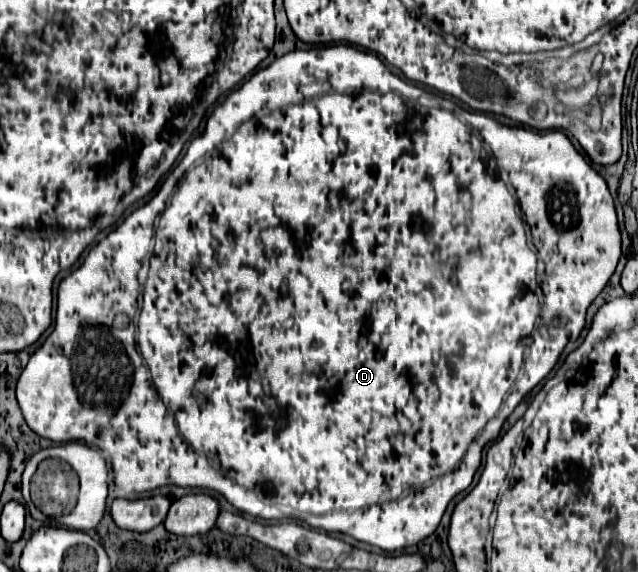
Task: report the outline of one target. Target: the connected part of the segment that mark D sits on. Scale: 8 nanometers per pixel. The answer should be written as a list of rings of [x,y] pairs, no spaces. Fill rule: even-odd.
[[[334,44],[334,46],[322,46],[322,48],[310,48],[310,50],[292,50],[292,52],[288,52],[288,54],[284,54],[284,56],[282,56],[282,58],[276,58],[276,60],[274,60],[274,62],[272,62],[272,64],[270,64],[270,66],[266,66],[266,68],[262,68],[262,70],[258,70],[258,72],[256,72],[256,74],[254,74],[254,76],[252,76],[252,78],[250,78],[250,80],[248,80],[248,82],[244,82],[244,84],[242,84],[242,86],[240,86],[240,88],[238,88],[238,90],[234,90],[234,92],[232,92],[232,94],[228,94],[228,96],[226,96],[226,100],[224,100],[224,102],[222,102],[222,104],[220,104],[220,106],[216,106],[216,110],[214,110],[214,112],[212,112],[212,116],[210,116],[210,118],[208,118],[208,122],[206,122],[206,128],[204,128],[204,132],[202,132],[202,134],[200,134],[200,136],[196,136],[196,138],[194,138],[194,140],[192,140],[192,144],[190,144],[190,146],[188,146],[188,152],[186,152],[186,154],[184,154],[184,158],[182,158],[182,162],[180,162],[180,164],[178,164],[178,166],[176,166],[176,168],[174,168],[174,170],[172,170],[172,172],[170,172],[170,176],[168,176],[168,178],[166,178],[166,180],[164,180],[164,182],[162,182],[162,186],[160,186],[160,188],[158,188],[158,192],[156,192],[156,193],[155,193],[155,194],[154,194],[154,198],[152,198],[152,200],[150,200],[150,202],[148,202],[148,203],[146,203],[146,204],[145,204],[145,205],[144,205],[144,206],[142,206],[142,208],[136,208],[136,210],[134,210],[134,212],[132,212],[132,214],[130,214],[130,216],[128,216],[128,218],[126,218],[126,220],[124,220],[124,222],[122,222],[122,224],[120,224],[120,226],[118,226],[118,228],[116,228],[116,230],[114,230],[114,232],[110,232],[110,234],[108,234],[108,236],[106,236],[106,238],[104,238],[104,240],[100,240],[100,242],[98,242],[98,244],[96,244],[96,246],[94,246],[94,248],[92,248],[92,250],[90,250],[90,252],[88,252],[88,256],[86,256],[86,260],[84,260],[84,262],[82,262],[82,264],[80,264],[80,268],[76,268],[76,270],[74,270],[74,272],[72,272],[72,274],[68,274],[68,276],[66,276],[66,278],[64,278],[64,280],[62,280],[62,282],[60,282],[60,284],[58,284],[58,306],[56,306],[56,324],[54,324],[54,330],[52,330],[52,332],[50,332],[50,336],[48,336],[48,338],[46,338],[46,342],[44,342],[44,344],[42,344],[42,346],[40,346],[40,348],[38,348],[38,350],[36,350],[36,352],[34,352],[34,354],[32,354],[32,358],[30,358],[30,362],[28,362],[28,366],[26,366],[26,368],[24,368],[24,372],[22,372],[22,374],[20,374],[20,378],[18,378],[18,386],[16,386],[16,396],[18,396],[18,404],[20,404],[20,406],[22,406],[22,414],[24,414],[24,418],[26,418],[26,424],[28,424],[28,426],[30,426],[30,428],[32,428],[32,430],[34,430],[34,432],[36,432],[36,434],[38,434],[38,436],[42,436],[42,438],[48,438],[48,440],[52,440],[52,442],[68,442],[68,440],[80,440],[80,442],[84,442],[84,444],[96,444],[96,446],[98,446],[98,448],[100,448],[100,450],[102,450],[102,452],[104,452],[104,454],[108,454],[108,456],[110,456],[110,464],[112,464],[112,470],[114,470],[114,482],[116,482],[116,486],[118,486],[118,488],[120,488],[120,492],[122,492],[122,494],[124,494],[124,496],[126,496],[126,498],[136,498],[136,496],[138,496],[138,494],[144,494],[144,492],[150,492],[150,490],[154,490],[154,488],[158,488],[158,486],[164,486],[164,484],[176,484],[176,486],[188,486],[188,488],[208,488],[208,490],[216,490],[216,492],[218,492],[218,494],[222,494],[222,496],[224,496],[224,498],[226,498],[226,500],[228,500],[228,502],[230,502],[230,504],[232,504],[232,506],[234,506],[234,508],[238,508],[238,510],[240,510],[240,512],[246,512],[246,514],[250,514],[250,516],[256,516],[256,518],[264,518],[264,520],[282,520],[282,518],[296,518],[296,520],[300,520],[300,522],[304,522],[304,524],[308,524],[308,526],[312,526],[312,528],[318,528],[318,530],[324,530],[324,532],[340,532],[340,534],[348,534],[348,536],[352,536],[352,538],[356,538],[356,540],[360,540],[360,542],[366,542],[366,544],[372,544],[372,546],[378,546],[378,548],[382,548],[382,550],[388,550],[388,552],[394,552],[394,550],[402,550],[402,548],[406,548],[406,546],[414,546],[414,544],[418,544],[418,542],[420,542],[420,540],[424,540],[424,538],[428,538],[428,536],[430,536],[430,534],[432,534],[432,532],[434,532],[434,530],[436,530],[436,528],[438,528],[438,524],[440,524],[440,520],[442,520],[442,514],[444,514],[444,510],[446,510],[446,506],[448,506],[448,502],[450,502],[450,500],[452,500],[452,498],[454,498],[454,496],[456,496],[456,494],[460,494],[460,492],[464,492],[464,490],[466,490],[466,488],[468,488],[468,486],[470,486],[470,484],[472,484],[472,478],[474,478],[474,474],[476,474],[476,470],[478,470],[478,466],[480,466],[480,465],[481,465],[481,457],[482,457],[482,451],[483,451],[483,448],[484,448],[484,447],[485,447],[485,446],[486,446],[486,445],[487,445],[487,444],[488,444],[488,443],[489,443],[489,442],[490,442],[490,441],[493,441],[493,440],[492,440],[492,439],[495,439],[495,438],[497,438],[497,437],[498,437],[498,436],[499,436],[499,432],[500,432],[500,431],[501,431],[501,429],[502,429],[502,427],[503,427],[503,424],[504,424],[504,423],[505,423],[505,421],[506,421],[506,419],[507,419],[507,418],[508,418],[508,416],[510,416],[510,414],[512,414],[512,410],[514,410],[514,408],[516,408],[516,406],[518,406],[518,404],[520,404],[520,400],[522,400],[522,398],[524,398],[524,396],[526,396],[526,394],[528,394],[528,392],[530,392],[530,390],[532,390],[532,388],[534,388],[534,387],[535,387],[535,386],[536,386],[536,385],[537,385],[537,384],[538,384],[538,382],[540,382],[540,380],[544,380],[544,378],[546,378],[546,376],[548,376],[548,374],[550,374],[550,372],[552,372],[552,368],[554,368],[554,366],[556,366],[556,362],[558,362],[558,358],[560,358],[560,354],[562,354],[562,352],[563,352],[563,350],[564,350],[564,346],[566,346],[566,344],[568,344],[568,342],[570,342],[570,340],[576,340],[576,338],[578,338],[578,336],[580,336],[580,332],[582,332],[582,328],[584,328],[584,324],[586,324],[586,310],[588,310],[588,306],[590,306],[590,304],[592,304],[592,302],[594,302],[594,298],[596,298],[596,296],[598,296],[598,294],[600,294],[600,292],[602,292],[602,290],[604,290],[604,286],[606,286],[606,284],[608,284],[608,280],[610,280],[610,276],[612,276],[612,274],[614,274],[614,270],[616,270],[616,264],[618,264],[618,260],[620,260],[620,256],[622,256],[622,250],[620,250],[620,230],[618,230],[618,220],[616,220],[616,210],[614,210],[614,200],[612,200],[612,194],[610,194],[610,192],[608,192],[608,186],[606,186],[606,182],[604,182],[604,178],[602,178],[602,176],[600,176],[600,174],[598,174],[598,172],[596,172],[596,170],[594,170],[594,168],[592,168],[592,166],[590,166],[590,164],[588,164],[588,162],[586,162],[586,160],[584,160],[584,156],[582,156],[582,154],[580,154],[580,152],[578,152],[578,150],[576,150],[576,148],[574,148],[574,146],[572,146],[572,142],[570,142],[570,140],[568,140],[568,138],[566,138],[566,134],[562,134],[562,132],[534,132],[534,130],[528,130],[528,128],[522,128],[522,126],[518,126],[518,128],[516,128],[516,126],[502,126],[502,124],[498,124],[498,122],[496,122],[496,120],[492,120],[492,118],[488,118],[488,116],[484,116],[484,114],[478,114],[478,112],[474,112],[474,130],[478,130],[478,136],[474,136],[474,134],[472,134],[472,130],[470,130],[470,126],[466,126],[466,124],[464,124],[464,122],[460,122],[460,120],[458,120],[458,116],[456,116],[456,114],[454,114],[454,112],[450,112],[450,110],[444,110],[444,108],[424,108],[424,106],[414,106],[414,104],[412,104],[412,102],[408,102],[408,98],[412,98],[412,96],[414,96],[414,94],[416,94],[416,88],[412,88],[412,84],[410,84],[410,82],[406,82],[406,80],[402,80],[402,78],[400,78],[400,76],[396,76],[396,74],[392,74],[392,72],[390,72],[390,70],[388,70],[388,68],[386,68],[386,66],[384,66],[384,62],[382,62],[382,60],[380,60],[380,58],[378,58],[378,56],[376,56],[376,54],[372,54],[372,52],[364,52],[364,50],[358,50],[358,48],[354,48],[354,46],[348,46],[348,44]],[[482,142],[486,142],[486,144],[488,144],[488,148],[484,148],[484,158],[482,158]],[[498,170],[502,170],[502,172],[506,172],[506,174],[508,174],[508,182],[510,182],[510,186],[512,186],[512,188],[516,188],[516,190],[518,190],[518,196],[516,196],[516,198],[518,198],[518,204],[520,204],[520,212],[522,212],[522,222],[524,222],[524,226],[530,226],[530,236],[532,236],[532,246],[534,246],[534,250],[536,250],[536,252],[540,252],[540,258],[542,258],[542,262],[544,262],[544,268],[545,268],[545,274],[546,274],[546,278],[544,278],[544,280],[542,280],[542,284],[540,284],[540,286],[542,286],[542,292],[543,292],[543,295],[544,295],[544,298],[543,298],[543,302],[542,302],[542,310],[540,310],[540,304],[538,304],[538,298],[536,298],[536,294],[534,294],[534,290],[536,290],[536,260],[534,260],[534,252],[532,252],[532,250],[530,250],[530,246],[528,246],[528,242],[526,242],[526,234],[524,234],[524,228],[520,228],[520,216],[518,216],[518,214],[516,214],[516,198],[515,198],[515,196],[514,196],[514,195],[513,195],[513,194],[512,194],[512,193],[511,193],[511,192],[510,192],[510,191],[509,191],[509,190],[508,190],[508,188],[507,188],[507,186],[506,186],[506,184],[504,184],[504,182],[502,182],[502,178],[500,178],[500,174],[498,174]],[[152,240],[154,240],[154,254],[152,254],[152,256],[150,256],[150,270],[148,270],[148,278],[146,278],[146,284],[144,284],[144,294],[142,294],[142,296],[144,296],[144,302],[142,302],[142,310],[140,310],[140,316],[138,316],[138,336],[136,336],[136,332],[134,332],[134,324],[132,324],[132,322],[130,322],[130,324],[128,324],[128,326],[124,326],[124,328],[120,328],[120,326],[116,326],[116,324],[114,324],[114,318],[116,318],[116,316],[118,316],[118,314],[126,314],[126,316],[128,316],[128,318],[130,318],[130,320],[132,320],[132,316],[134,316],[134,314],[136,314],[136,310],[138,310],[138,292],[140,292],[140,280],[138,280],[138,272],[140,272],[140,268],[142,268],[142,262],[144,262],[144,258],[146,258],[146,256],[148,256],[148,254],[150,254],[150,246],[152,246]],[[136,354],[138,354],[138,356],[142,356],[142,360],[144,360],[144,362],[146,362],[146,366],[144,366],[144,364],[138,364],[138,362],[134,362],[134,356],[136,356]]]

